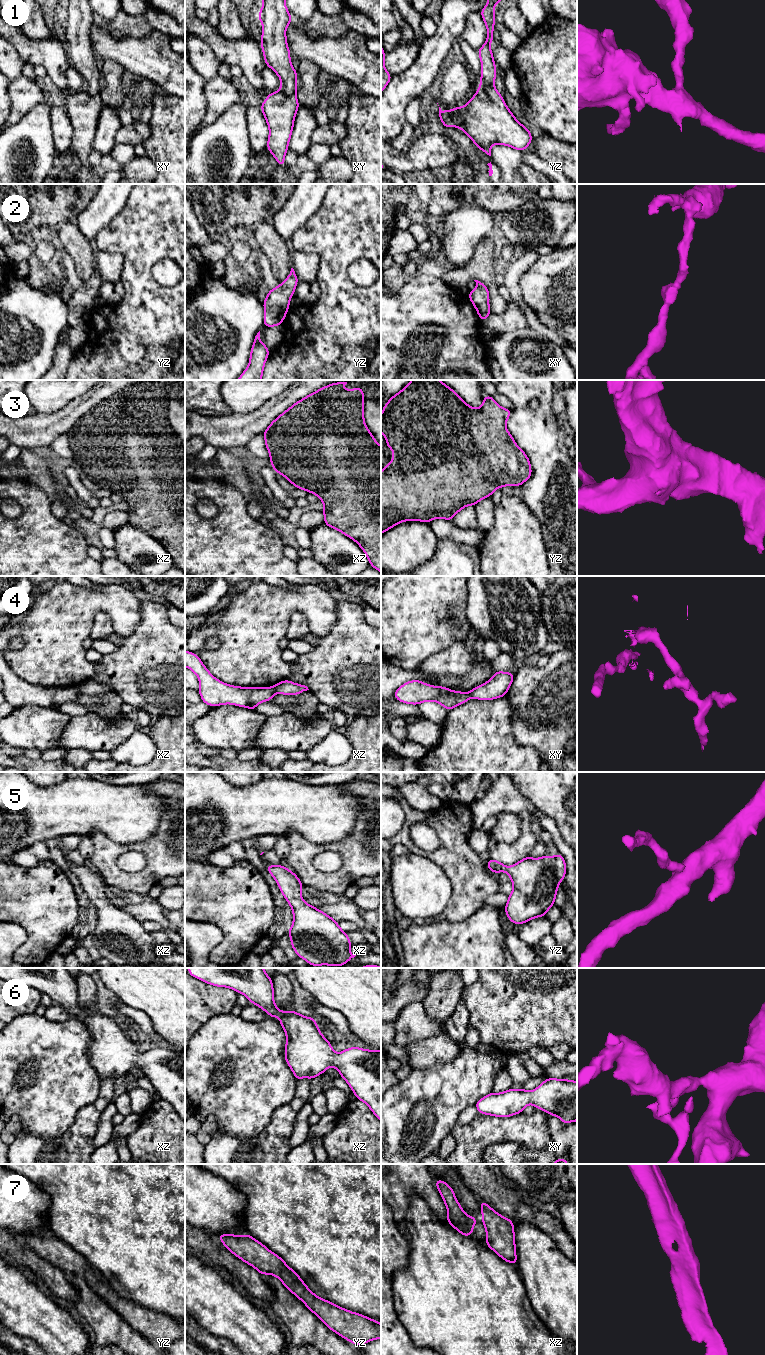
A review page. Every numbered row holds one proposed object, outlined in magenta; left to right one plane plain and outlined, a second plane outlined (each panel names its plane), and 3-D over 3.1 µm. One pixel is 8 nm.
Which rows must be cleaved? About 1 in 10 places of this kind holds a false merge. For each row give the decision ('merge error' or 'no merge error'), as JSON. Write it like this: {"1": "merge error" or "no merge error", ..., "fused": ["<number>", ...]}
{"1": "no merge error", "2": "no merge error", "3": "no merge error", "4": "merge error", "5": "no merge error", "6": "no merge error", "7": "no merge error", "fused": ["4"]}

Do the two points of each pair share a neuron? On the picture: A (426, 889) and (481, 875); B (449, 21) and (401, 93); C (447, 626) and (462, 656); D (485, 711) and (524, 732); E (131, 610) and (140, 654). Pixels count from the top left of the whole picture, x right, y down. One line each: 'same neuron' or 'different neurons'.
A: different neurons
B: same neuron
C: different neurons
D: different neurons
E: different neurons

